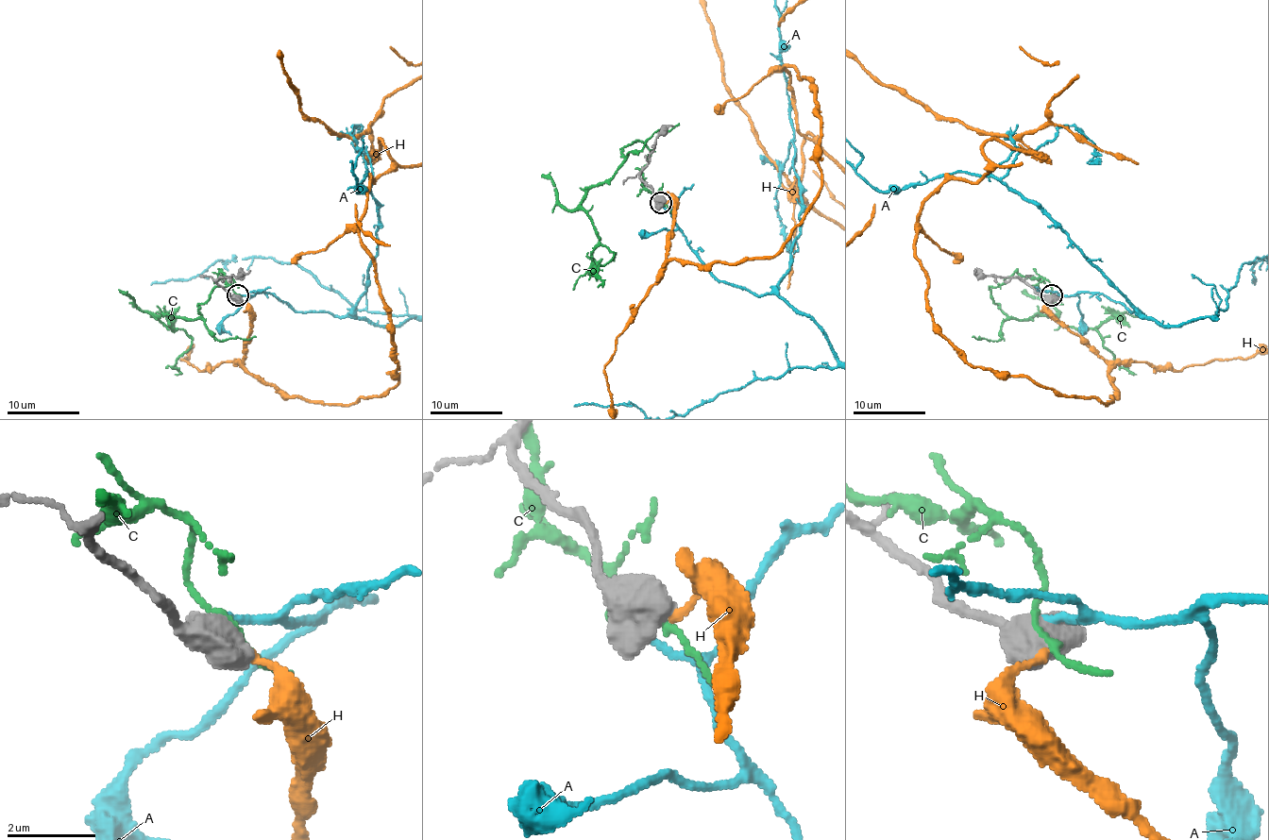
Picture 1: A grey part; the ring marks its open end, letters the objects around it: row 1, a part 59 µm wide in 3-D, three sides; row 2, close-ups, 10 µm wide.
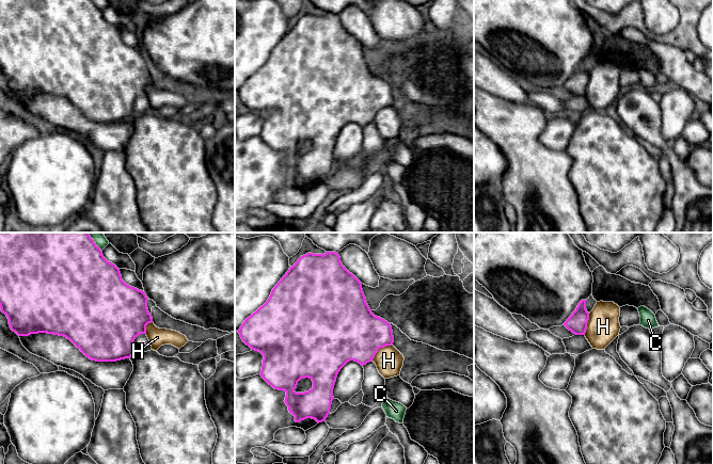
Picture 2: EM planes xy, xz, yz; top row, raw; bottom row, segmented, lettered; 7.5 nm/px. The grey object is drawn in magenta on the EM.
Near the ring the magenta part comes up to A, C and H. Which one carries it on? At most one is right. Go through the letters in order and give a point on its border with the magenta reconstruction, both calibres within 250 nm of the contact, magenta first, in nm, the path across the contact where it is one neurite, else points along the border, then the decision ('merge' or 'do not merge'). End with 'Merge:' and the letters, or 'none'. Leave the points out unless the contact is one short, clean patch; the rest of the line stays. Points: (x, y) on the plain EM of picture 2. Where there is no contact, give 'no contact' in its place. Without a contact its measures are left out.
A: no contact | merge
C: xy (96, 6) | 480/80 nm | do not merge
H: xz (380, 108) | 420/200 nm | along xz (392, 105), (381, 108), (371, 121) | do not merge
Merge: A

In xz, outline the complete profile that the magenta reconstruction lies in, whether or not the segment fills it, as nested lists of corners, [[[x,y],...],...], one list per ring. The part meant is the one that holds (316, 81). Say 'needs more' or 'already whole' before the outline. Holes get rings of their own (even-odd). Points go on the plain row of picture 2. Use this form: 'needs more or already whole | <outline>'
already whole | [[[335,13],[301,17],[272,50],[267,63],[244,81],[238,94],[247,107],[264,116],[259,135],[274,150],[286,154],[284,162],[296,183],[306,179],[318,185],[324,182],[330,175],[333,149],[340,130],[350,122],[364,127],[374,121],[380,109],[394,103],[391,85],[371,74],[362,44],[343,27]],[[305,139],[313,142],[313,149],[296,154],[298,143]]]

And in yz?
already whole | [[[582,61],[572,76],[567,80],[564,86],[575,96],[585,96],[589,74],[586,70],[586,62]]]

